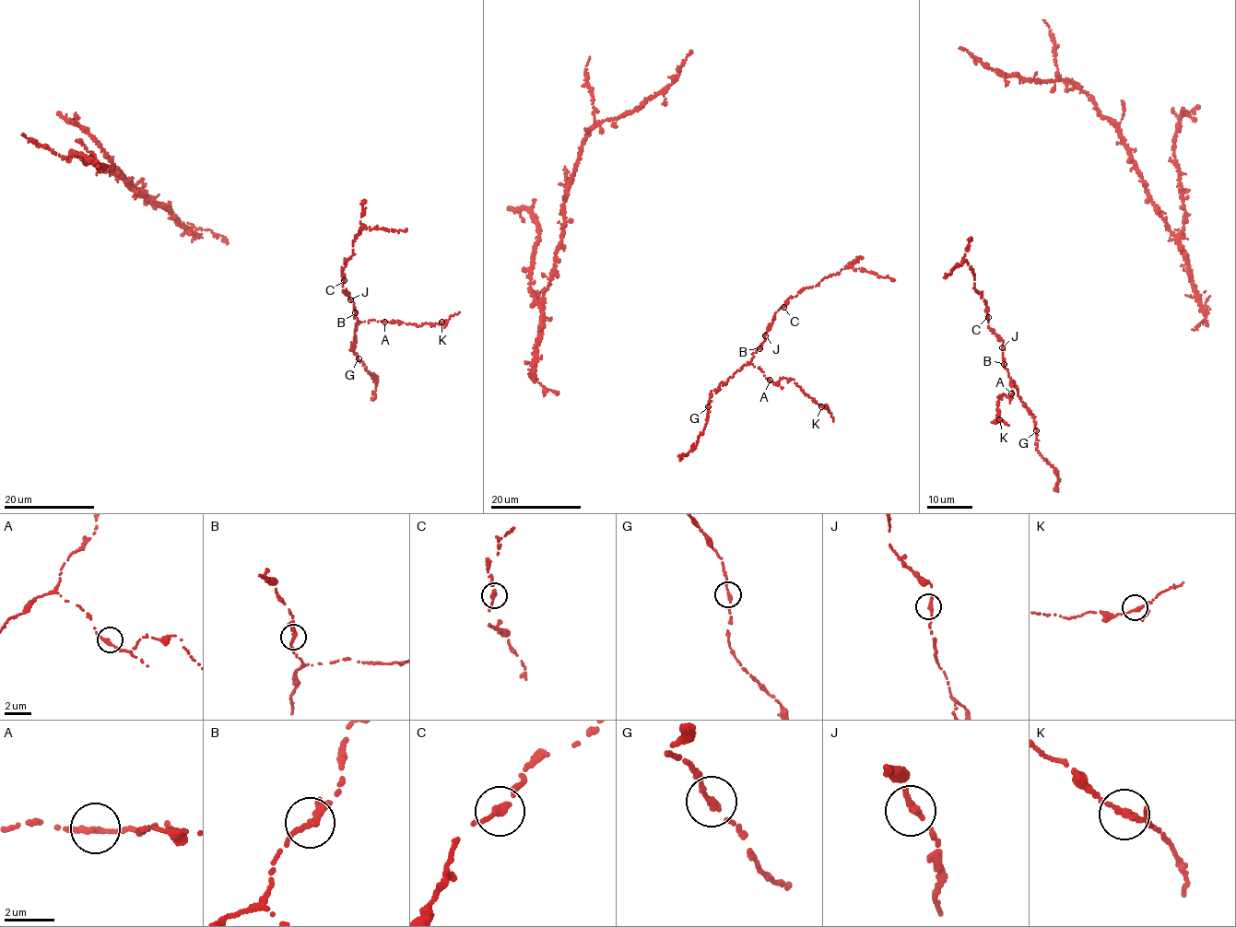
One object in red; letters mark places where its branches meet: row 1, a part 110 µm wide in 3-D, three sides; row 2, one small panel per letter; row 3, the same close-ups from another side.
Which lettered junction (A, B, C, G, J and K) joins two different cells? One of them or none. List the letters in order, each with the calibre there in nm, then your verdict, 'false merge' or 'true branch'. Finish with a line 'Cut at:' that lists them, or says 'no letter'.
A: 240 nm thick; true branch
B: 280 nm thick; true branch
C: 240 nm thick; true branch
G: 240 nm thick; true branch
J: 240 nm thick; true branch
K: 240 nm thick; true branch
Cut at: no letter

